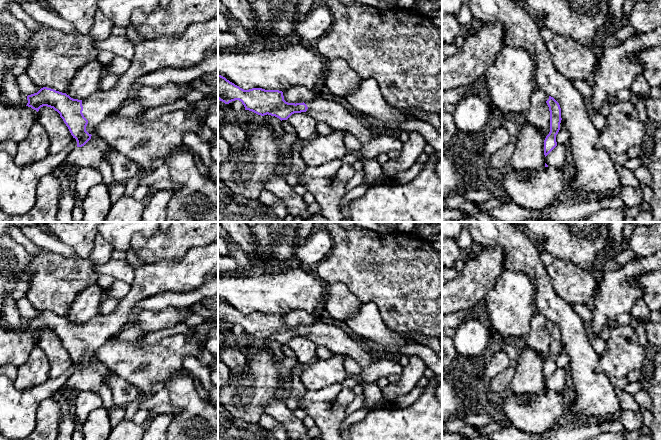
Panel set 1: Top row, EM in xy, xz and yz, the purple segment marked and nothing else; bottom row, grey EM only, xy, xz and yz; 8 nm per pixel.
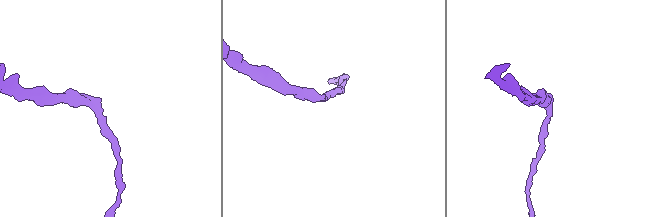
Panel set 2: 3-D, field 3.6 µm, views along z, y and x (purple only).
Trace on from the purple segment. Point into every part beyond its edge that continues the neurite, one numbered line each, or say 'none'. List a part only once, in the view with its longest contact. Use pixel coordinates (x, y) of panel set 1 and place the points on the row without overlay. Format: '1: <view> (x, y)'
1: xy (187, 274)

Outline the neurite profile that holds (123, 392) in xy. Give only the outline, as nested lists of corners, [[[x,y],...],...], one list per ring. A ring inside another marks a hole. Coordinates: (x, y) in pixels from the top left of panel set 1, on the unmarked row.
[[[110,370],[106,375],[106,383],[112,392],[115,405],[119,408],[124,404],[131,403],[140,394],[140,391],[133,384],[126,382]]]

